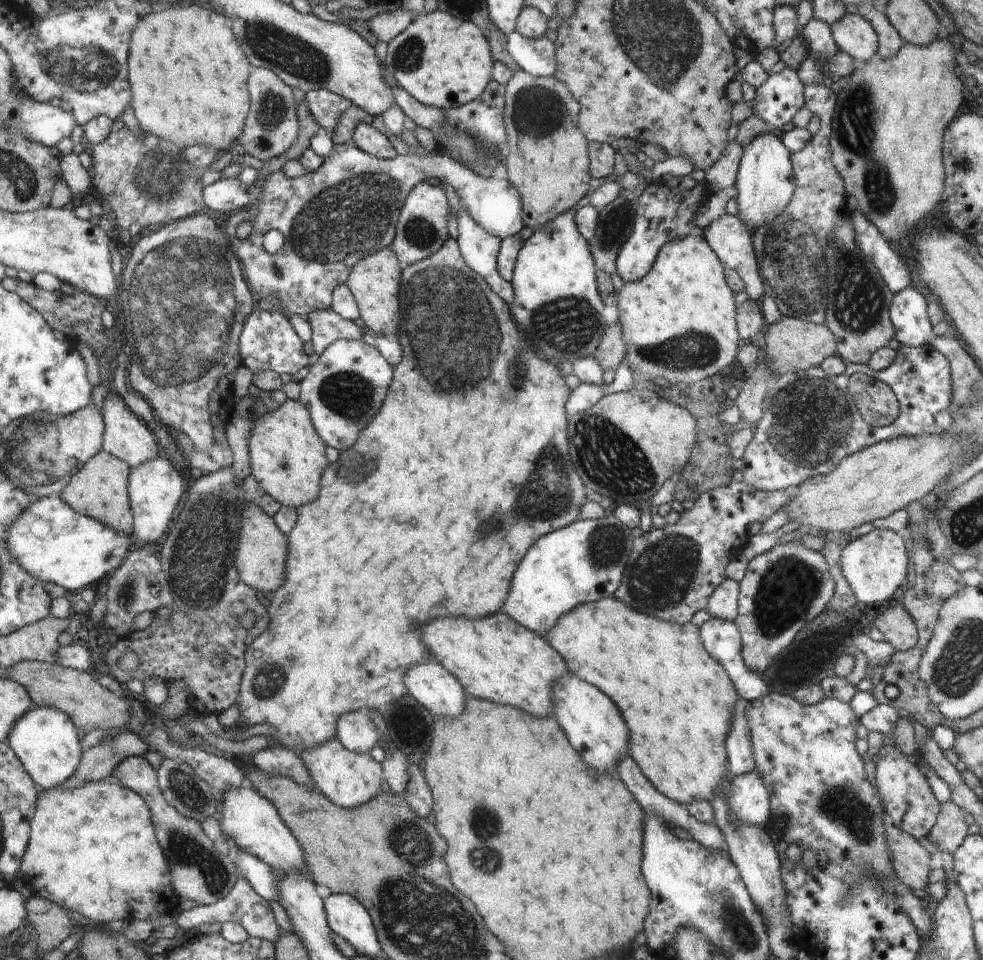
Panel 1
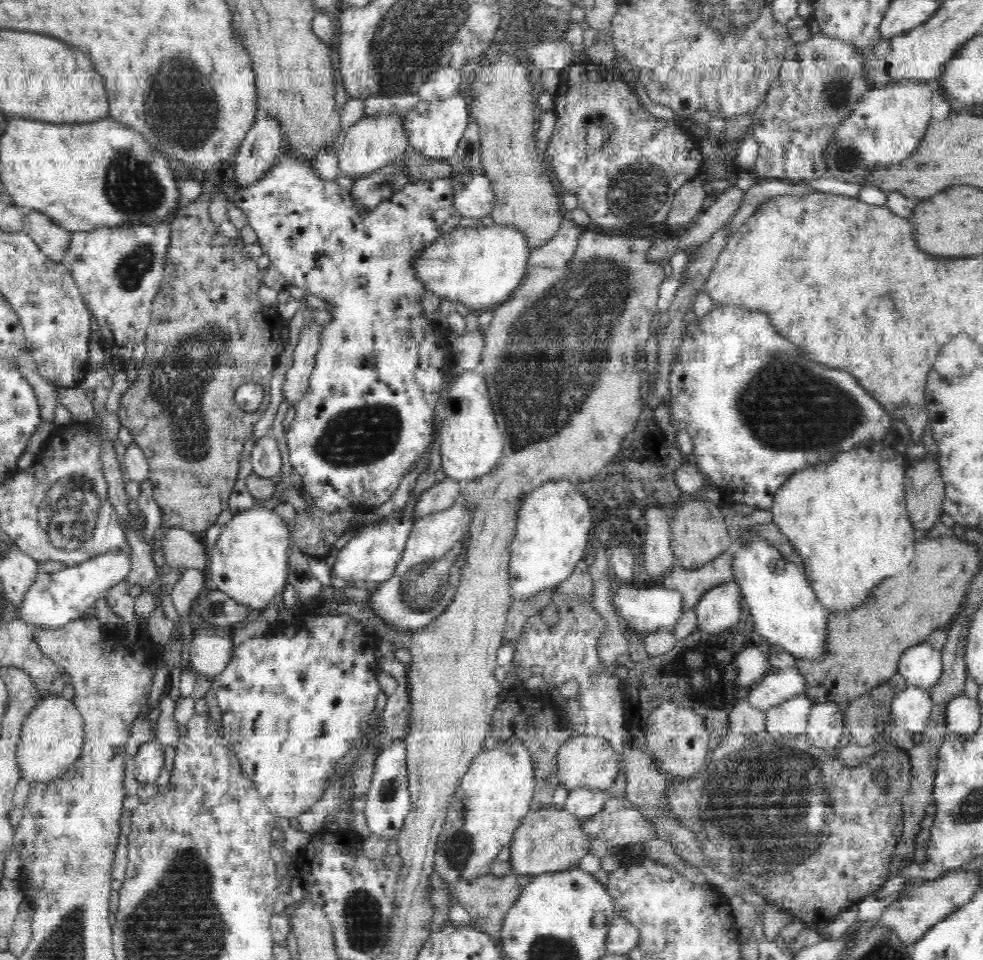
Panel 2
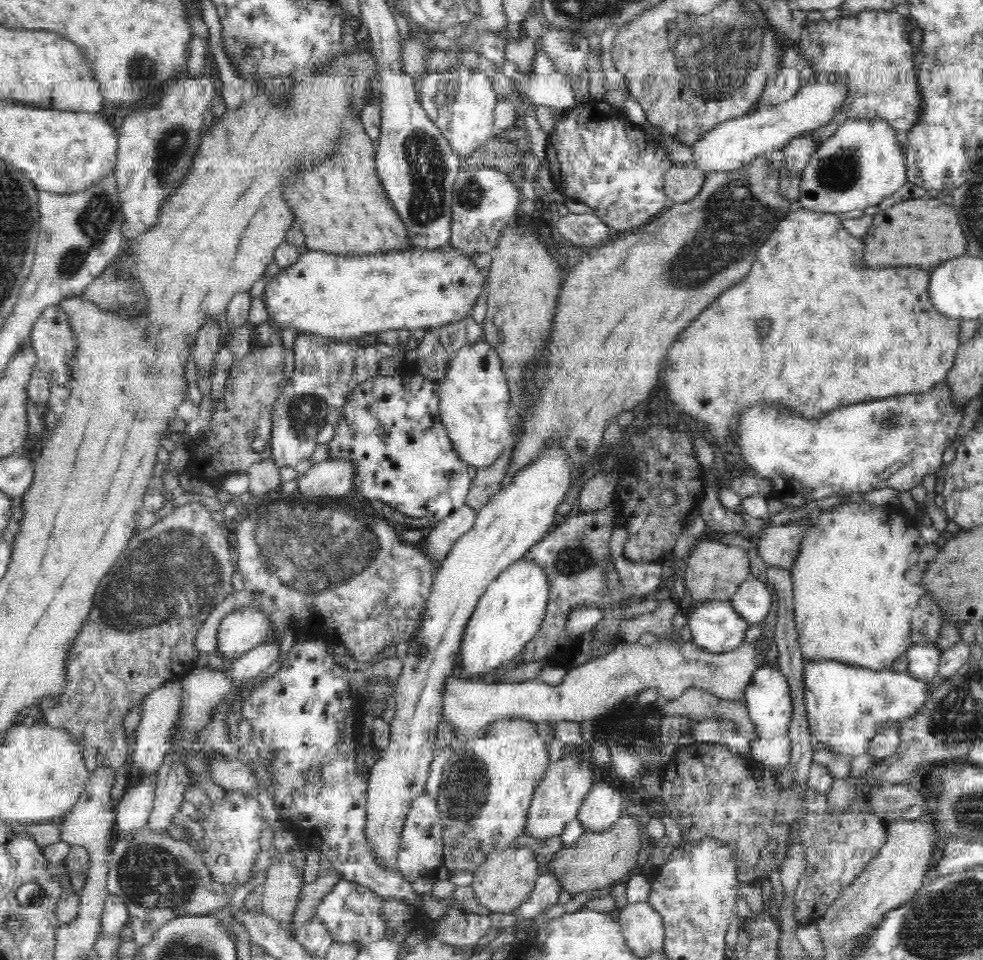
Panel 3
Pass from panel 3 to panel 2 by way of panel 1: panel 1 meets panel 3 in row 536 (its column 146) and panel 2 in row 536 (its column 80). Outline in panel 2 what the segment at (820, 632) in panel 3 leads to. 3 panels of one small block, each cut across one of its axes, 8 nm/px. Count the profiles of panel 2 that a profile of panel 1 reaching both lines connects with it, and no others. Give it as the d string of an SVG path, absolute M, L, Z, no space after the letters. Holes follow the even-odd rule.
M894 429L886 431L886 435L876 441L871 439L868 443L859 445L854 449L837 453L834 456L830 456L828 460L820 460L818 463L813 463L803 470L794 472L788 476L780 485L777 492L773 497L773 504L769 509L773 514L773 522L778 525L778 528L790 539L790 542L794 544L797 551L803 556L805 564L802 567L805 574L808 576L808 580L811 582L812 588L818 595L819 601L830 610L848 610L848 606L856 606L856 602L861 602L861 599L868 594L868 590L872 590L874 584L878 580L884 580L888 576L898 576L902 574L906 566L912 564L914 555L915 542L913 539L914 529L910 525L908 519L908 510L906 503L906 470L909 465L907 452L904 454L898 452L898 445L903 443L901 436Z

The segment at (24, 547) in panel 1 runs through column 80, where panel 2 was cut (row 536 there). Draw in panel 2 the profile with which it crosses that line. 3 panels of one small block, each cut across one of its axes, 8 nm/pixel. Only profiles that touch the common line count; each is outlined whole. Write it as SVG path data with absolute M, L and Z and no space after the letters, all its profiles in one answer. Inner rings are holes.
M548 478L524 495L513 512L513 539L509 546L509 585L515 598L556 587L568 579L589 550L594 521L590 502L570 478Z

